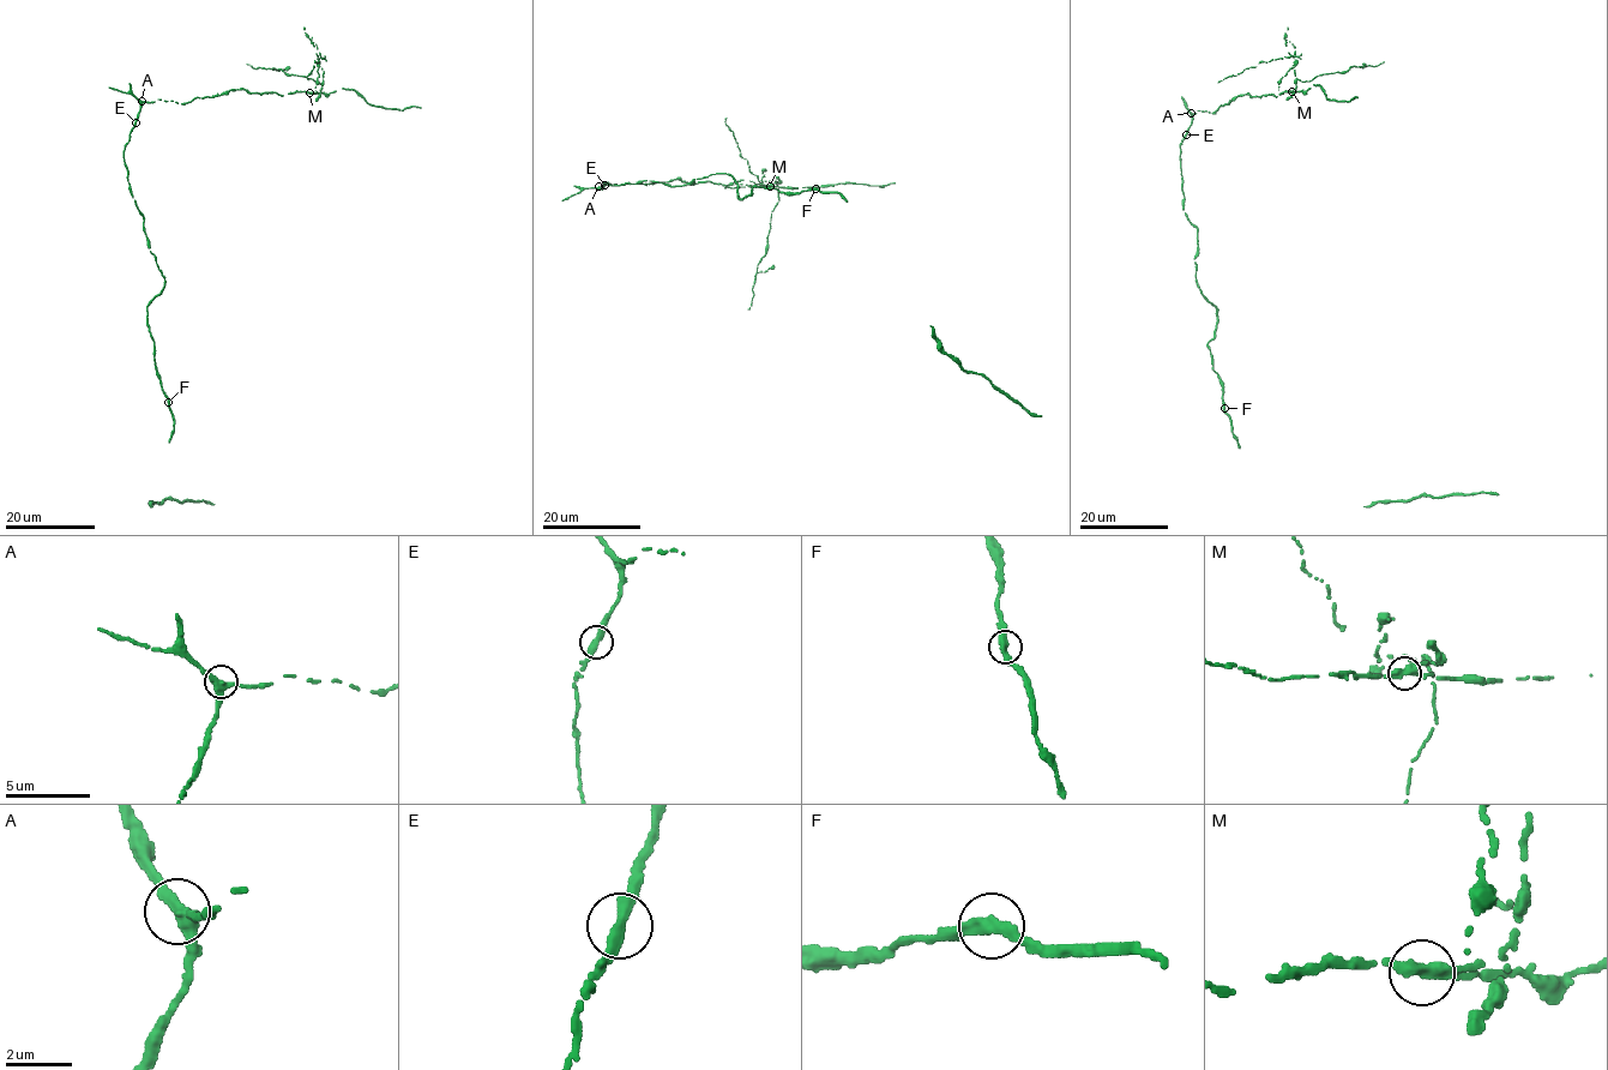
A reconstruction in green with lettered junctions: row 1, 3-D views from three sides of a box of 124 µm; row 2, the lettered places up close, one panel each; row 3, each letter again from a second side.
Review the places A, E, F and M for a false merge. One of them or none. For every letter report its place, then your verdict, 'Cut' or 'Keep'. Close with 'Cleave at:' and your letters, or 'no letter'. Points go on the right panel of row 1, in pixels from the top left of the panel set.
A: Place: (1191, 113). Keep
E: Place: (1186, 134). Keep
F: Place: (1224, 408). Keep
M: Place: (1292, 91). Cut
Cleave at: M

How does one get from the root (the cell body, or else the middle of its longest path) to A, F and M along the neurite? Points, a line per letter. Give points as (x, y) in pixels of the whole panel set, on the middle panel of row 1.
A: (685, 184), (669, 186), (646, 180), (612, 186), (603, 182), (603, 188), (598, 186)
F: (685, 184), (726, 173), (738, 185), (739, 198), (751, 194), (754, 186), (794, 193), (815, 188)
M: (685, 184), (646, 180), (612, 186), (607, 181), (601, 188), (612, 184), (674, 179), (730, 188), (769, 186)

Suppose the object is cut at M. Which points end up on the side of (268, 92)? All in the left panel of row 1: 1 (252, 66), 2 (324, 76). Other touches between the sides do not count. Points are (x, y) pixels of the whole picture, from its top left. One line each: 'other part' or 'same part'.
1: other part
2: other part

